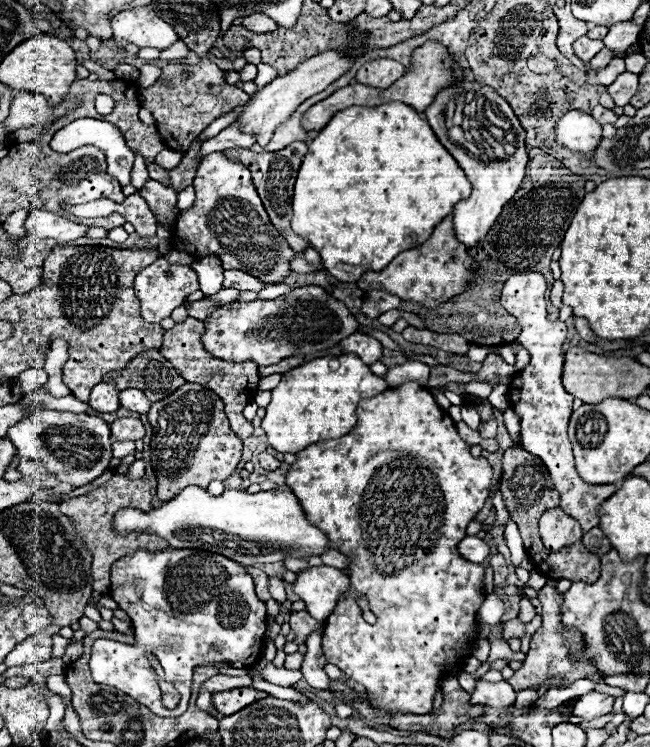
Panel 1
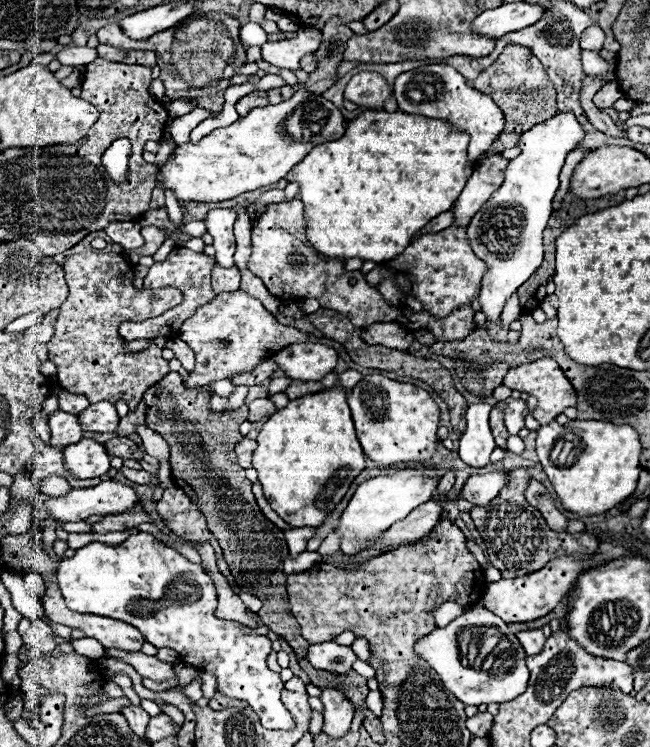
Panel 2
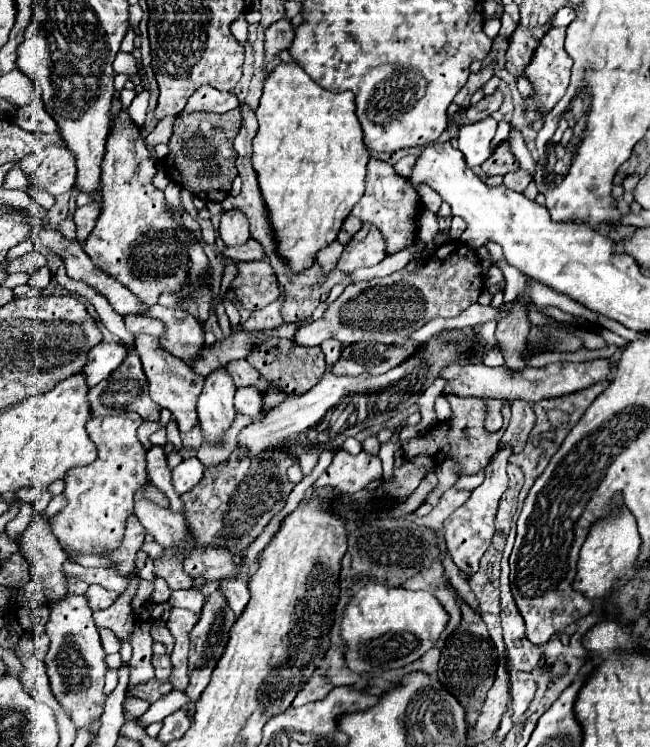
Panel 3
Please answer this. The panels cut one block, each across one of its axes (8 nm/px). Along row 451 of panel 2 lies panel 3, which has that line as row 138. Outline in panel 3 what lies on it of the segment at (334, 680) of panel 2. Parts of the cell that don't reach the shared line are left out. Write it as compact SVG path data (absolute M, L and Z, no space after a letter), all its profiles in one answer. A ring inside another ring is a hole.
M230 110L226 114L216 112L182 112L174 120L174 134L168 142L170 154L164 160L164 170L172 182L192 192L204 202L222 202L232 188L236 172L236 150L232 146L242 126L242 110Z

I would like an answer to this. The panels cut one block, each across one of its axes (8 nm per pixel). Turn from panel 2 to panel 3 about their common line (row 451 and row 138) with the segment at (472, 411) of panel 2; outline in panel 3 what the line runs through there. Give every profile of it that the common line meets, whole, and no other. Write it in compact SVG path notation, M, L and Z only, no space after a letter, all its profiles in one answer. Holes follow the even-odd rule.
M492 116L476 122L476 124L464 124L460 126L458 134L458 144L460 152L464 154L468 166L480 166L482 162L488 160L492 154L492 138L496 134L496 120Z

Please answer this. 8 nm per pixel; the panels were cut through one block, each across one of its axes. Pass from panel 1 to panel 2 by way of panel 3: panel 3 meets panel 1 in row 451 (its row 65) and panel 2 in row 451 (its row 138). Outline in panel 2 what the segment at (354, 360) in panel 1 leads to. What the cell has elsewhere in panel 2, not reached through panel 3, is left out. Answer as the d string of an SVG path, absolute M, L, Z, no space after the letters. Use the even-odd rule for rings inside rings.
M344 388L290 400L290 404L264 422L258 448L252 454L258 482L272 510L290 526L318 528L344 498L354 478L368 466L356 438Z

